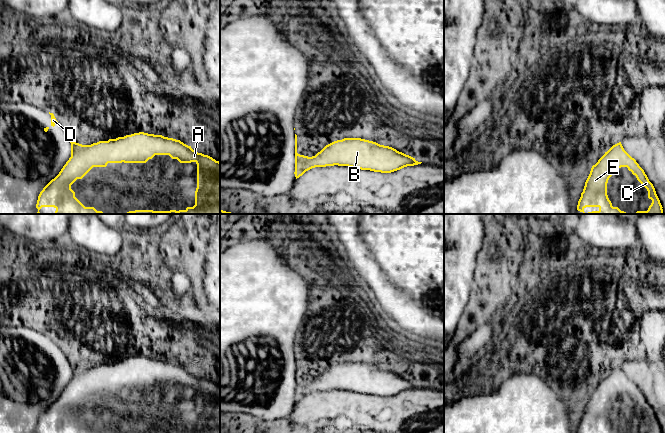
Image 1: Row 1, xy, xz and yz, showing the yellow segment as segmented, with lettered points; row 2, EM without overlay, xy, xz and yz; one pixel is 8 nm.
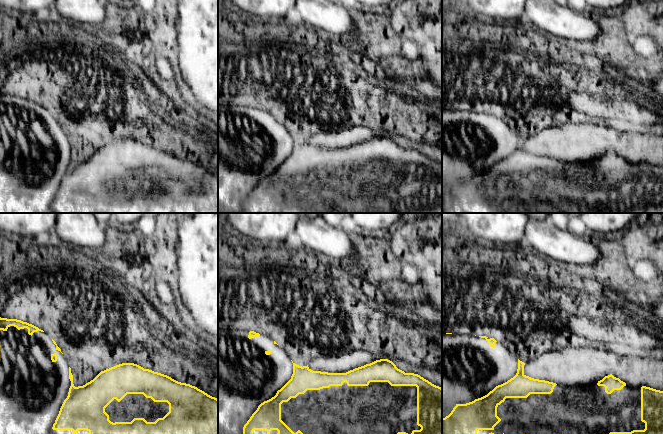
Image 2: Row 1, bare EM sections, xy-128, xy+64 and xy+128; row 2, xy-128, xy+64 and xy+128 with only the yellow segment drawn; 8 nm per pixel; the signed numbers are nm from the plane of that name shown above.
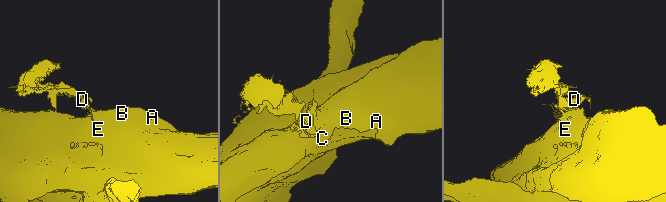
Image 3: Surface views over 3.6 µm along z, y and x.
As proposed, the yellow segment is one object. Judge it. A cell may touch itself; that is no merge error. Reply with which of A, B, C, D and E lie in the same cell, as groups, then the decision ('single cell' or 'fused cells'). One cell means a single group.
A B C E / D; fused cells

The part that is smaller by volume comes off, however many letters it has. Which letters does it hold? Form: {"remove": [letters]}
{"remove": ["D"]}

